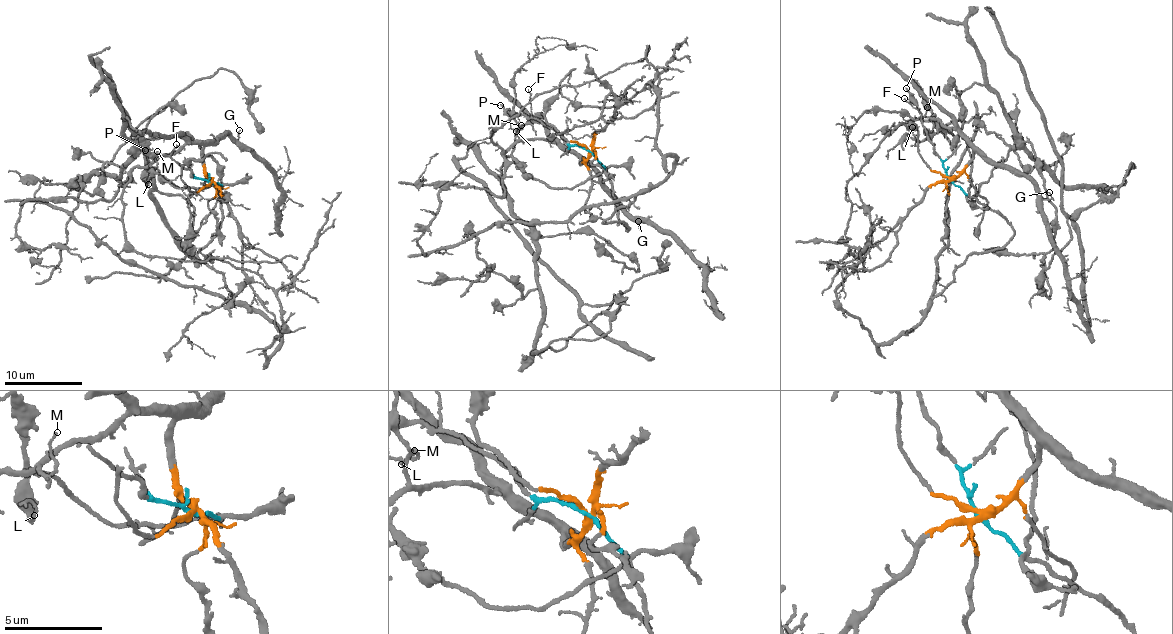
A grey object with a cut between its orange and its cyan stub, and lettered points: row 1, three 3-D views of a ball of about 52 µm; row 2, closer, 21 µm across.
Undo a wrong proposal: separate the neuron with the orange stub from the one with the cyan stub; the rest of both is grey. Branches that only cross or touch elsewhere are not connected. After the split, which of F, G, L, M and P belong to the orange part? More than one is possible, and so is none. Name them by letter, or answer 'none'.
G, L, M

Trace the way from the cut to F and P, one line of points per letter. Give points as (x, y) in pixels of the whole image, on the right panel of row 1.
F: (948, 178), (920, 114), (903, 97)
P: (948, 178), (916, 100), (906, 88)

